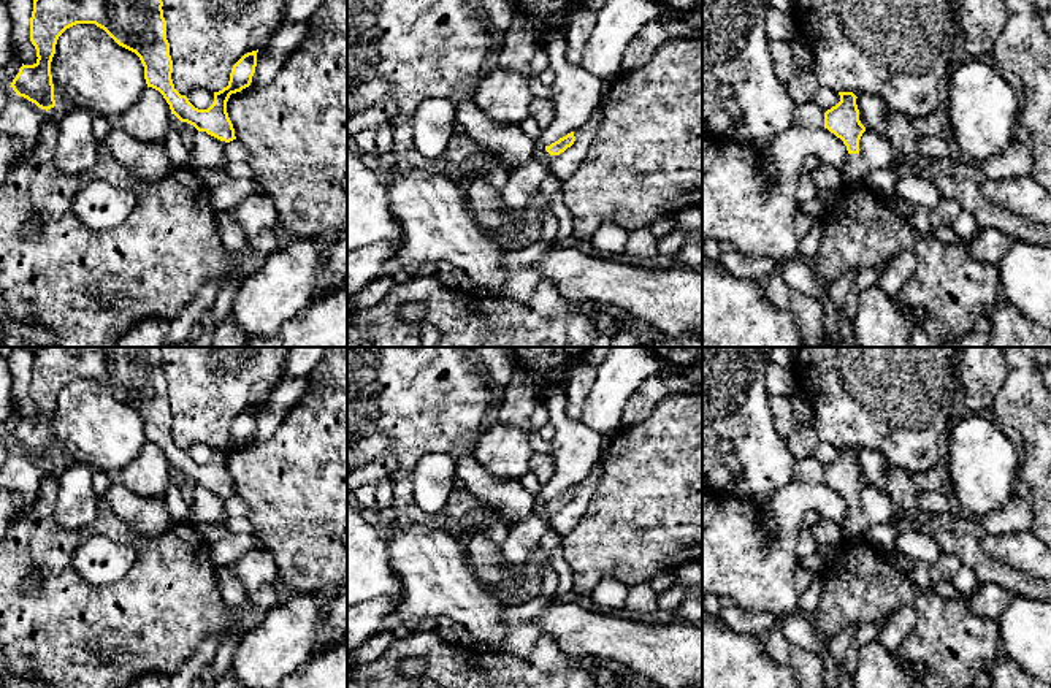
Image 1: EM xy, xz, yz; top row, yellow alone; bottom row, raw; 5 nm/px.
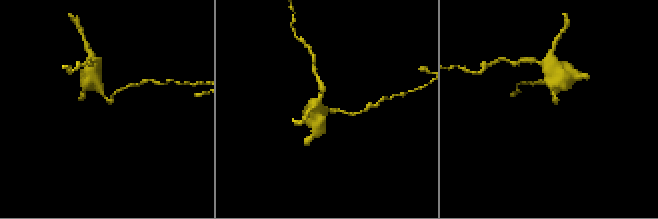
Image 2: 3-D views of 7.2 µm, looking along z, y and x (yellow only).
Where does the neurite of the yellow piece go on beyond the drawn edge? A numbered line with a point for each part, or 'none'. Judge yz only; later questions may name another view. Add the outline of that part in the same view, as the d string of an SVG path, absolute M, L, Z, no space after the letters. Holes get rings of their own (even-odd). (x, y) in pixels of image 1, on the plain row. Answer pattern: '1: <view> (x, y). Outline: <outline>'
1: yz (855, 527). Outline: M848 509L847 520L840 526L847 539L866 539L869 533L869 523L861 509Z

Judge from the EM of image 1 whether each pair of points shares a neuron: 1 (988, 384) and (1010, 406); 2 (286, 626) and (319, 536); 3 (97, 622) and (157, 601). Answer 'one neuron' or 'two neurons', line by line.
1: two neurons
2: two neurons
3: one neuron

